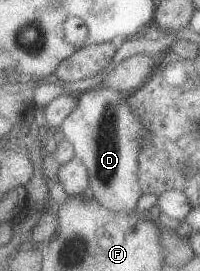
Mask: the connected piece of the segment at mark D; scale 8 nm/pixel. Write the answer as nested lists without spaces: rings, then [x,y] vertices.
[[[98,87],[79,95],[80,106],[69,117],[61,130],[65,134],[65,140],[75,145],[79,159],[85,161],[91,173],[91,196],[93,196],[103,207],[109,211],[121,213],[134,209],[139,205],[139,199],[143,197],[144,191],[141,187],[141,165],[140,158],[145,147],[145,139],[149,135],[143,117],[129,105],[131,93],[117,91],[117,89],[103,89]]]

